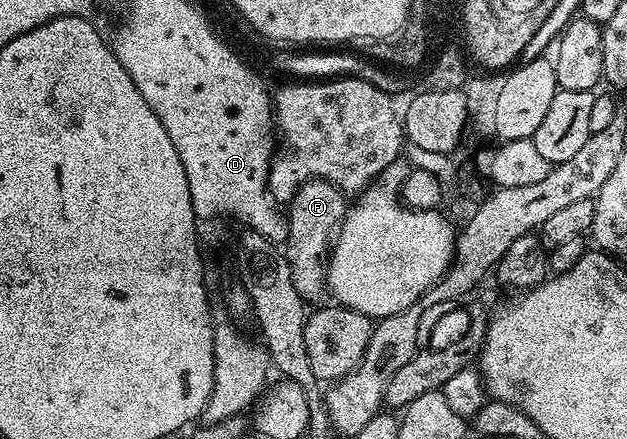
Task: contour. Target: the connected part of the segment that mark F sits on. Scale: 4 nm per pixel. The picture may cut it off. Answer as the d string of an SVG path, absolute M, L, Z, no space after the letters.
M308 179L296 190L291 203L287 204L288 241L283 244L282 251L292 267L294 287L305 301L326 295L330 248L344 219L345 210L344 192L325 179Z

